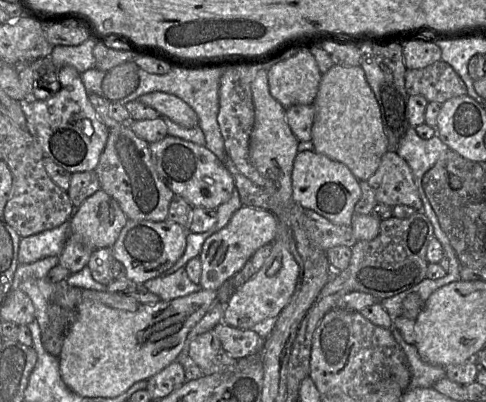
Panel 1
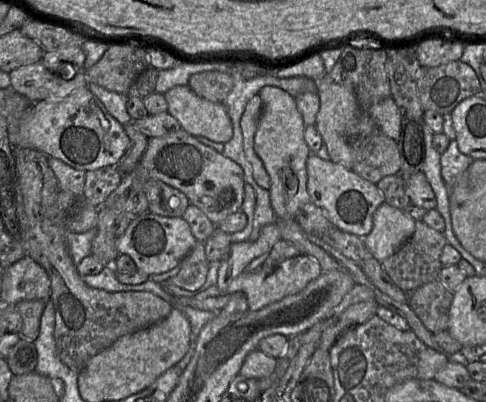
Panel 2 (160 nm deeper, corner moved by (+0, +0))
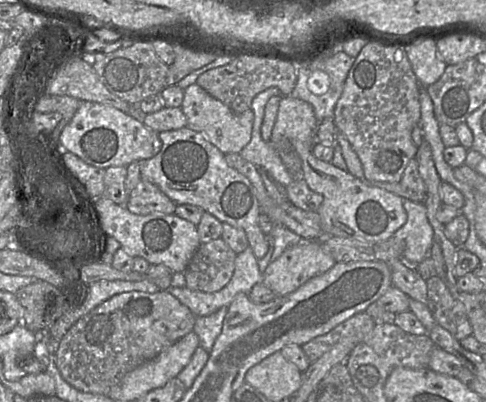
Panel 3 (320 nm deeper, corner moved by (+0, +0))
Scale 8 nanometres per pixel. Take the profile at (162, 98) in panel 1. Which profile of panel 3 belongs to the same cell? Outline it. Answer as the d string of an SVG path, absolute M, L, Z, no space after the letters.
M192 84L184 89L181 109L187 118L187 127L203 134L224 154L239 154L251 140L254 121L253 111L250 109L244 112L235 112L197 84Z

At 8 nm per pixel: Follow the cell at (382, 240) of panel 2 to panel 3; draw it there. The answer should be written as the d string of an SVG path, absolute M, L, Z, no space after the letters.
M403 199L403 207L407 213L407 221L393 236L405 242L401 258L404 264L417 265L431 256L434 229L428 220L427 208L423 203Z

